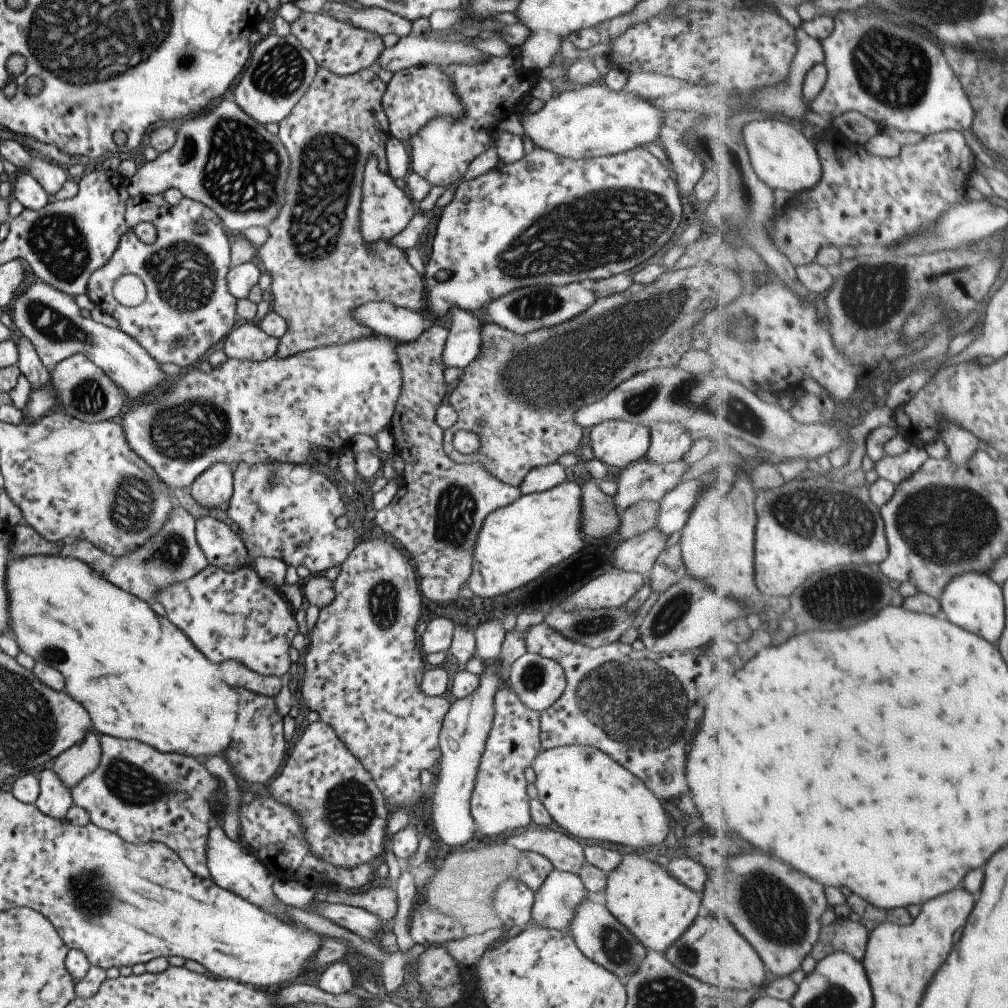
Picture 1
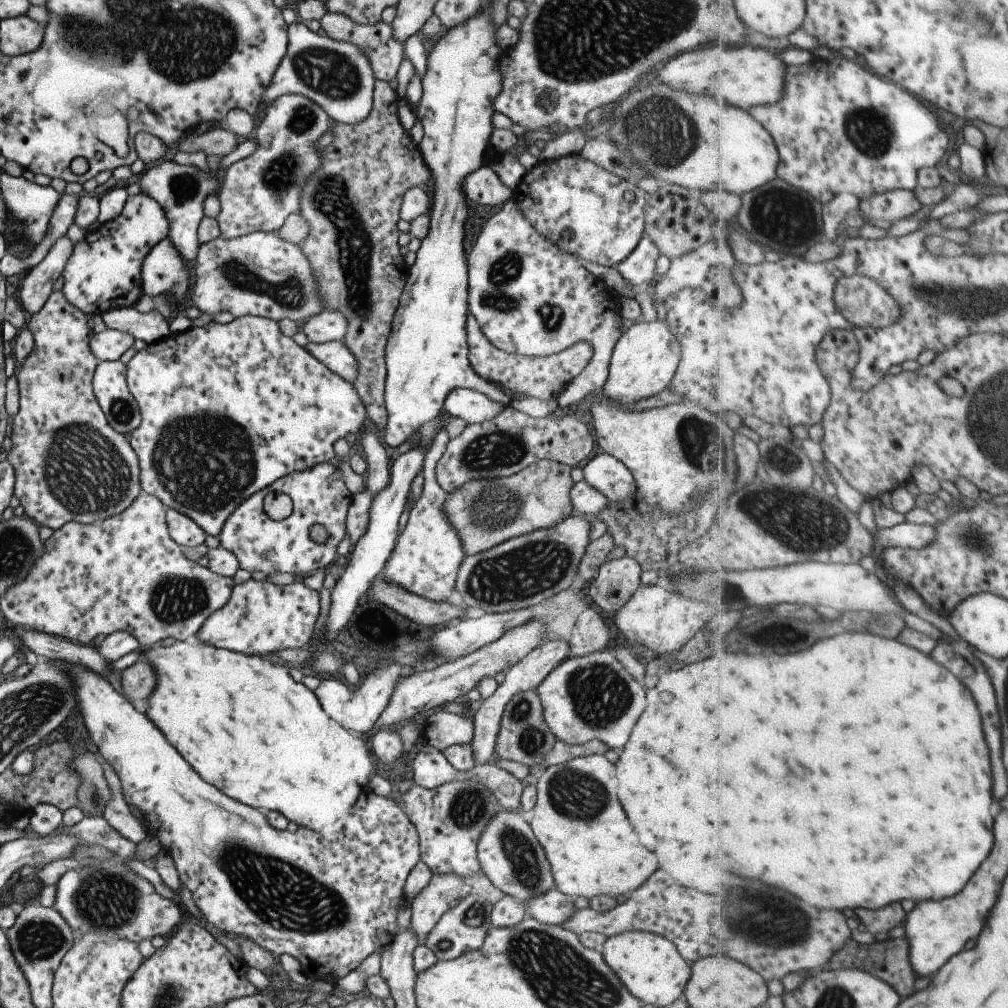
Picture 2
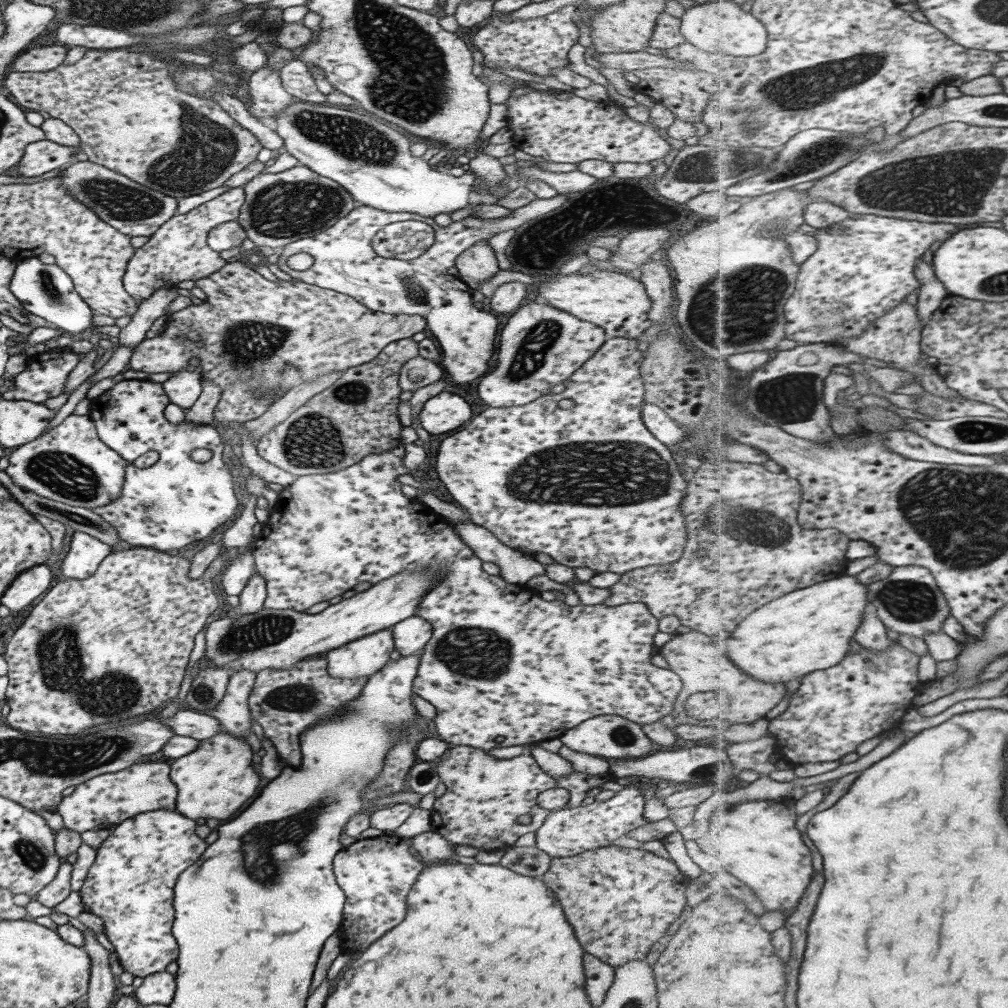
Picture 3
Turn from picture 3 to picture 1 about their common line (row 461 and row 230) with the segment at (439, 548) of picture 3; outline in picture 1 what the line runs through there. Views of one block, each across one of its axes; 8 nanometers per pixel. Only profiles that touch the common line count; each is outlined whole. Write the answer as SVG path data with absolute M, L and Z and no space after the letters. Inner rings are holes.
M372 157L367 160L362 173L359 211L358 228L362 238L369 242L378 239L393 239L408 226L415 214L409 198L399 188L395 187L394 180L386 172L377 169L376 161Z

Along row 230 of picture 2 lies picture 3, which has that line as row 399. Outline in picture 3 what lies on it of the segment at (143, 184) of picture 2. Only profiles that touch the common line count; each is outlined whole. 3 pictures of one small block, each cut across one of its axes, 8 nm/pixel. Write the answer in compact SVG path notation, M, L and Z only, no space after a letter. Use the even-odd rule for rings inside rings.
M184 369L165 380L161 385L168 403L179 406L185 412L188 411L201 393L199 377L199 372L187 372Z

